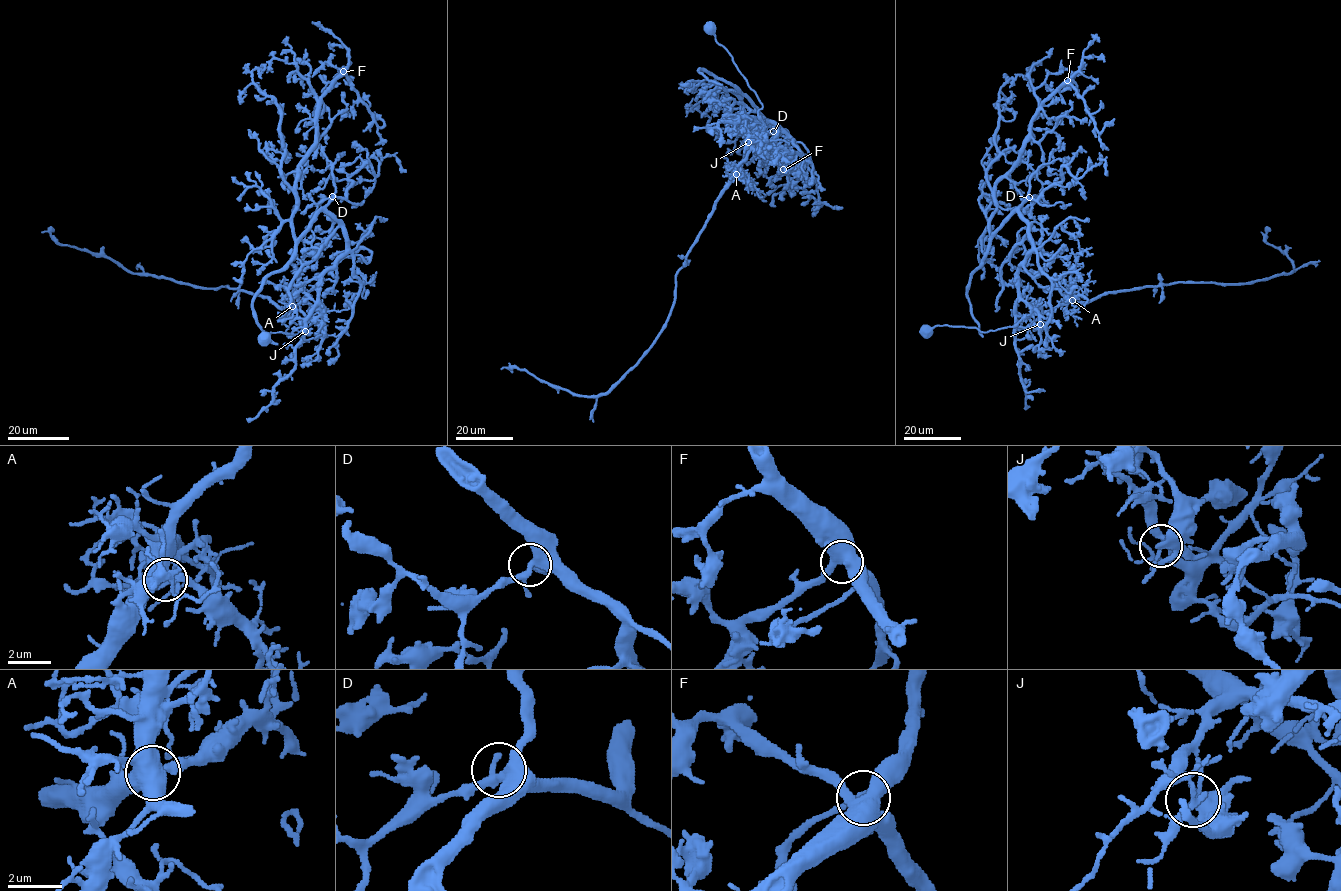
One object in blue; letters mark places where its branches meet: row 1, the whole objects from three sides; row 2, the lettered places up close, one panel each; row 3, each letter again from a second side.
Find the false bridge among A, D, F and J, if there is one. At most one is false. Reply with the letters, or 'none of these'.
J

